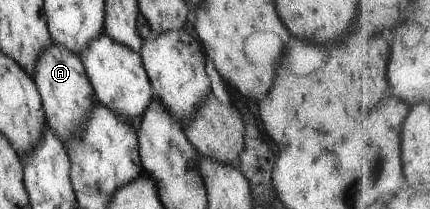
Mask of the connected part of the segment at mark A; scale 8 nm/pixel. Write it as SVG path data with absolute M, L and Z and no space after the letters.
M51 41L37 58L31 79L41 100L46 127L62 144L68 144L88 121L88 113L94 106L94 91L81 60L65 47Z

